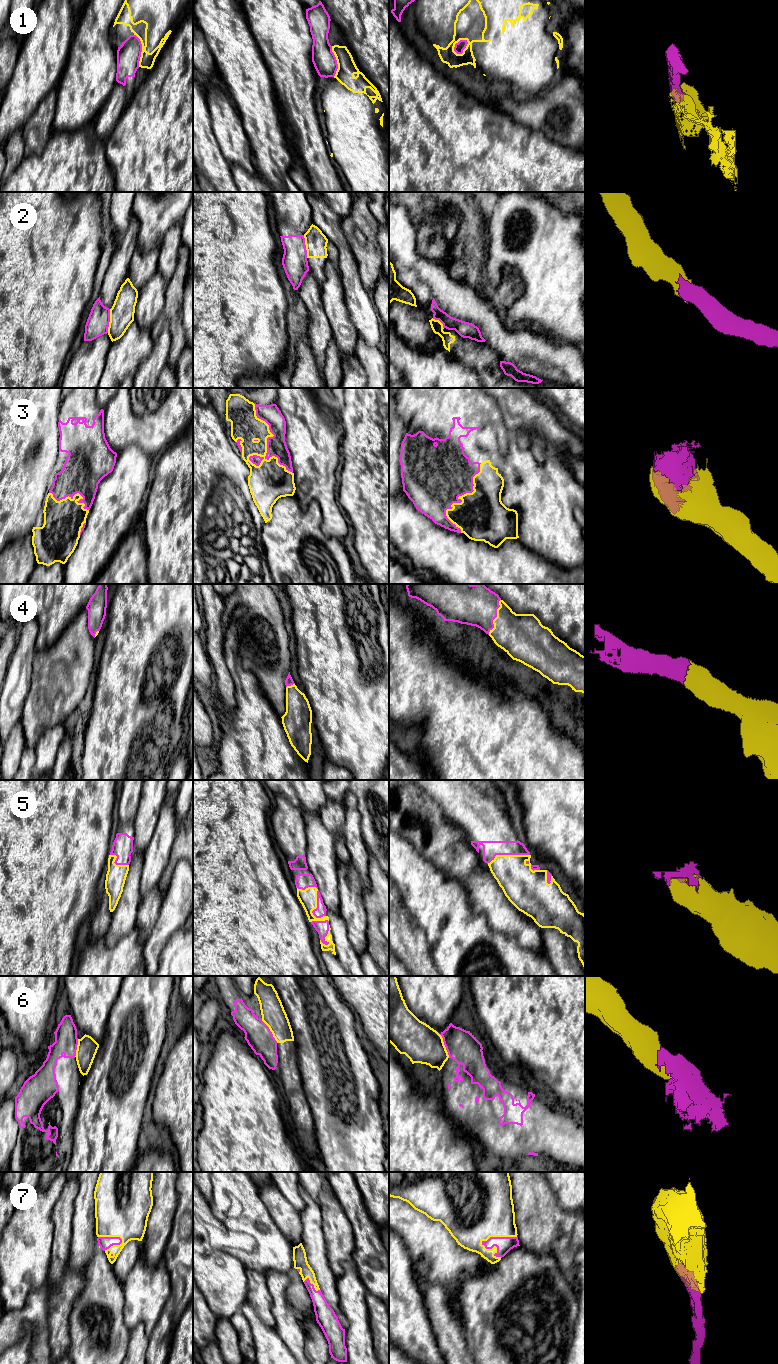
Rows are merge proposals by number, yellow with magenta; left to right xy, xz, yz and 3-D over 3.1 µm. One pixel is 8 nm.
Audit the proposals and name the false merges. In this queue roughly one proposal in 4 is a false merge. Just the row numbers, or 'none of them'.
1, 2, 6

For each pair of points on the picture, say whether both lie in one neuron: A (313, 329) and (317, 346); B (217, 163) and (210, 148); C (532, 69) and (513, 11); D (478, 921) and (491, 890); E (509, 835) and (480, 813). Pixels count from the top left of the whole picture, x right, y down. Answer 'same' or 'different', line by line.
A: same
B: same
C: same
D: different
E: same

